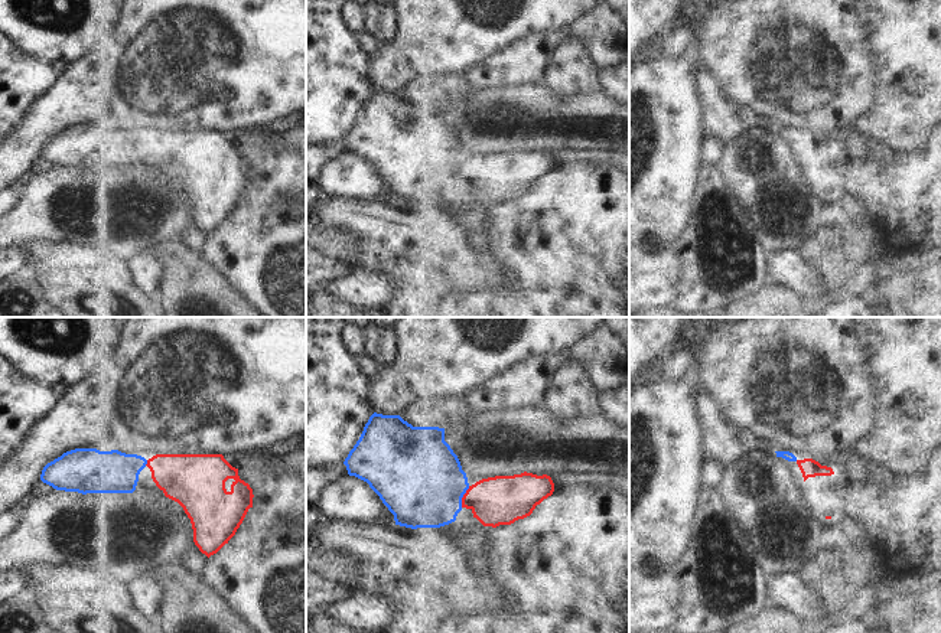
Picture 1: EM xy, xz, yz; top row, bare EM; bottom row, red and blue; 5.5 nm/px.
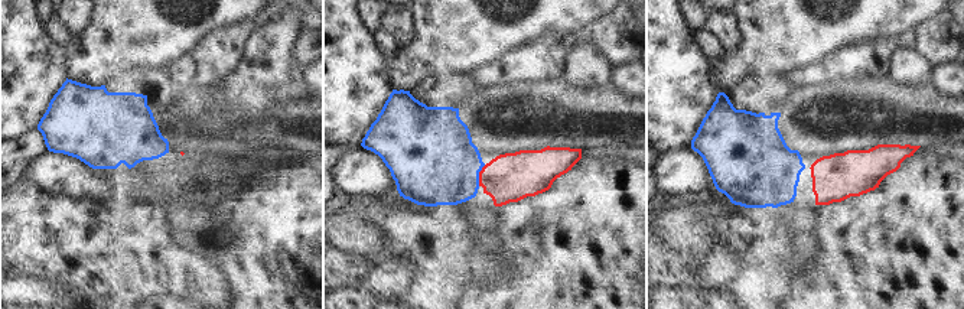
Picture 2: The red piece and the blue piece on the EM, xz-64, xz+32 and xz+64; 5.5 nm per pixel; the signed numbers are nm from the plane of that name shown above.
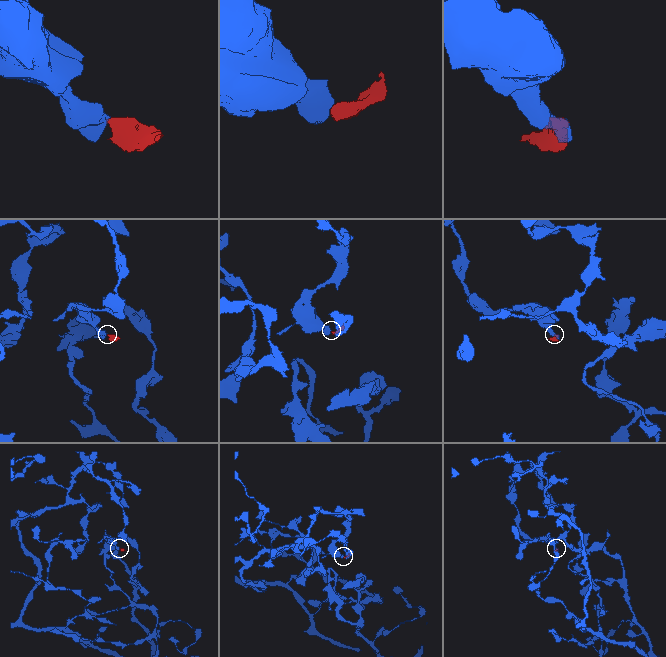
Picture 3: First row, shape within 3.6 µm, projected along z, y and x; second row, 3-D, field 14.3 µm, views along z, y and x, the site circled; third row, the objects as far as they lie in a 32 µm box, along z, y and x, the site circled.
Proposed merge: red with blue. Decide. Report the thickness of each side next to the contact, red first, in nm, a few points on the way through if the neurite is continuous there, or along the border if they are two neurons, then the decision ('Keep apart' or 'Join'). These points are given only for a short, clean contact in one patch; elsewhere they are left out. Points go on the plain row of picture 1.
Thickness 280 nm (red) against 480 nm. Path across: xz (497, 178), (464, 173), (422, 159). Join.

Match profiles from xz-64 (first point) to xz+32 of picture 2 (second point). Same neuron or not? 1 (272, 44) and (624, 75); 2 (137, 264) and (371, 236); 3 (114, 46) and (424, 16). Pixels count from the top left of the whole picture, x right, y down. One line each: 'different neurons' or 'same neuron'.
1: different neurons
2: different neurons
3: same neuron

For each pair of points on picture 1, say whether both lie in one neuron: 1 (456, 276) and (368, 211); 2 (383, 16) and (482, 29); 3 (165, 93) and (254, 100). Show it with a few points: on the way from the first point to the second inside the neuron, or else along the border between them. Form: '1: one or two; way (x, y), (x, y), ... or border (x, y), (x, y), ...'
1: one; way (435, 254), (423, 250), (407, 250), (390, 232)
2: two; border (396, 15), (394, 35), (387, 42), (378, 43)
3: one; way (186, 97), (199, 107), (233, 107)

